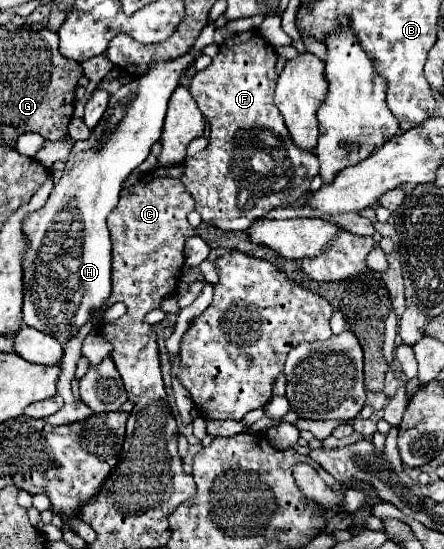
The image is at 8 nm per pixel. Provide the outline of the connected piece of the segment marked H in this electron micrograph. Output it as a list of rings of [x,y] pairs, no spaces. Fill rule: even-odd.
[[[189,54],[179,60],[155,62],[149,72],[133,82],[121,86],[109,100],[105,116],[93,128],[87,140],[73,140],[71,154],[67,158],[61,180],[55,184],[47,204],[25,220],[25,236],[31,248],[25,256],[25,304],[23,322],[39,332],[53,336],[57,342],[67,344],[77,336],[79,328],[101,310],[111,296],[111,234],[107,230],[107,216],[117,206],[123,182],[127,176],[150,155],[151,146],[161,138],[167,102],[179,84],[183,70],[193,62]]]

